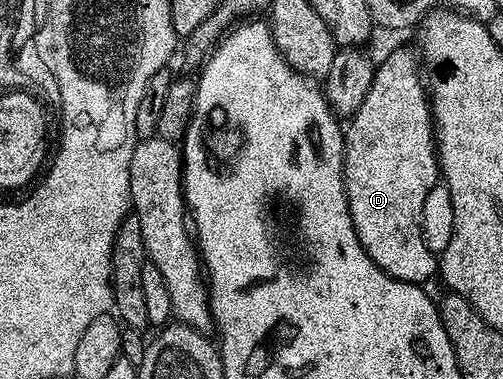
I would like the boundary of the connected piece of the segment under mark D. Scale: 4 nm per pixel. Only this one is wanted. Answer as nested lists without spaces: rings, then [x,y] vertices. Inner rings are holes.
[[[393,51],[386,57],[382,63],[376,64],[373,72],[373,80],[371,81],[371,89],[367,89],[367,97],[363,97],[363,105],[359,105],[359,109],[348,120],[345,132],[345,192],[347,193],[347,205],[351,213],[351,221],[355,225],[355,233],[357,239],[363,245],[363,249],[367,253],[367,257],[371,257],[371,261],[375,261],[375,265],[379,265],[379,269],[383,269],[391,277],[395,277],[399,281],[407,281],[408,283],[416,283],[418,285],[428,284],[428,279],[432,275],[436,276],[439,271],[439,259],[429,248],[429,243],[425,240],[425,235],[421,232],[421,218],[425,215],[425,202],[429,199],[429,194],[433,191],[433,186],[439,183],[439,168],[437,165],[437,145],[435,142],[435,128],[433,125],[433,112],[431,110],[431,95],[427,90],[427,83],[421,80],[421,71],[417,68],[419,59],[416,54],[413,55],[409,51]]]

